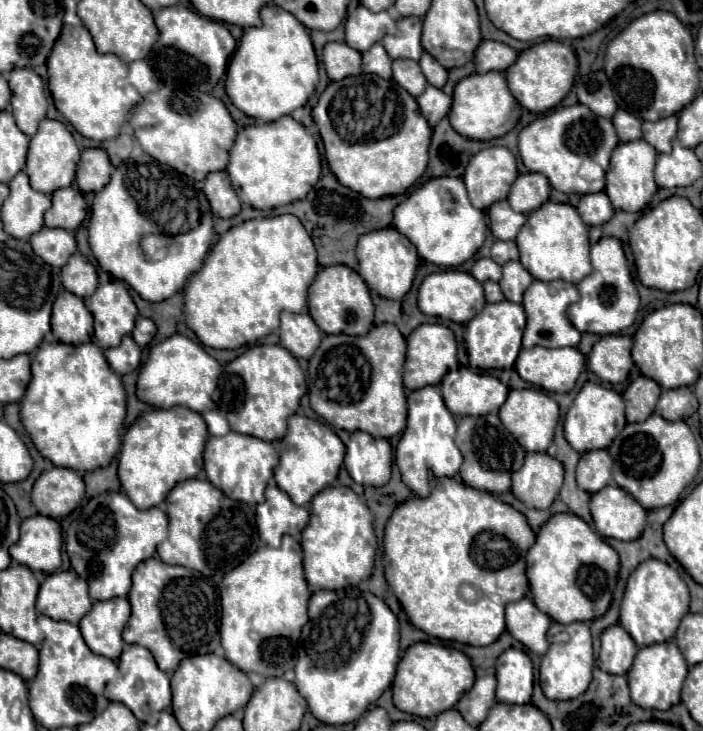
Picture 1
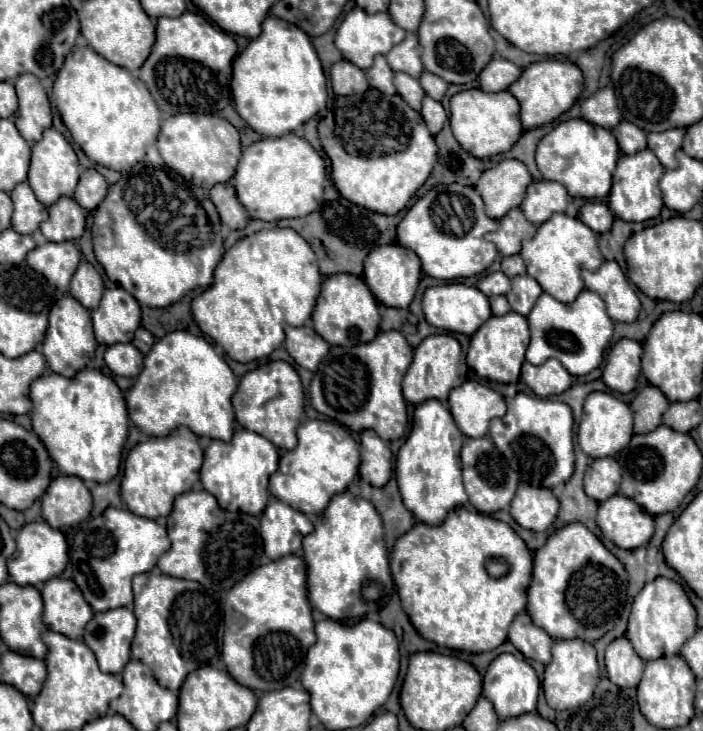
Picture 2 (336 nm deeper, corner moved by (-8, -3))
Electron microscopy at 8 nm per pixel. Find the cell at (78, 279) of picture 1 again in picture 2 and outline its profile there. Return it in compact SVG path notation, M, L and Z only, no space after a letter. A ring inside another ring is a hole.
M82 261L70 281L70 295L92 311L98 307L102 299L102 291L104 291L104 283L100 273L88 261Z

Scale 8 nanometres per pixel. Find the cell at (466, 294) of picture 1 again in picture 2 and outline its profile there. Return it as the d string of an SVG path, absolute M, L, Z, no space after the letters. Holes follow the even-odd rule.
M448 283L448 285L438 285L438 287L426 289L424 297L422 297L422 309L424 309L426 321L430 325L434 325L438 329L454 331L454 333L464 333L464 335L476 333L486 323L486 319L492 315L488 297L480 295L480 291L476 287L468 287L462 283Z

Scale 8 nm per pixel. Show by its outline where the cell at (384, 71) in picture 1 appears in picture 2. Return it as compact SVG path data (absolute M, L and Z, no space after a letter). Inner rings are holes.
M376 55L374 59L374 65L366 71L366 79L370 83L370 87L382 91L384 95L394 95L396 89L394 89L394 71L388 67L388 61L384 55Z

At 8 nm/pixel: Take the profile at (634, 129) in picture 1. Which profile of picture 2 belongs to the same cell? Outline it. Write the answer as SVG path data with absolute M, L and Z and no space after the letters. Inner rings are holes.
M620 121L620 125L614 127L612 133L614 133L616 141L618 141L620 151L626 153L626 155L642 151L646 147L646 133L640 131L640 127L636 127L634 123Z

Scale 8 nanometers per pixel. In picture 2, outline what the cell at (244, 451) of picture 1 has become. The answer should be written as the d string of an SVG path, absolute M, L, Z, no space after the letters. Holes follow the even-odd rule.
M238 429L230 443L212 441L204 451L204 463L200 469L200 483L204 491L212 493L220 507L226 511L242 511L248 515L260 515L268 503L268 479L278 467L276 447L262 435Z

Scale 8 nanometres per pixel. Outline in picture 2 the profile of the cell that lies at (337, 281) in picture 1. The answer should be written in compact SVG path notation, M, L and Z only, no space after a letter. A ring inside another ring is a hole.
M338 273L324 279L318 303L312 313L312 323L316 333L330 345L354 347L360 343L368 343L378 333L378 325L380 325L378 303L372 291L368 291L368 285L364 283L362 277L350 273Z

